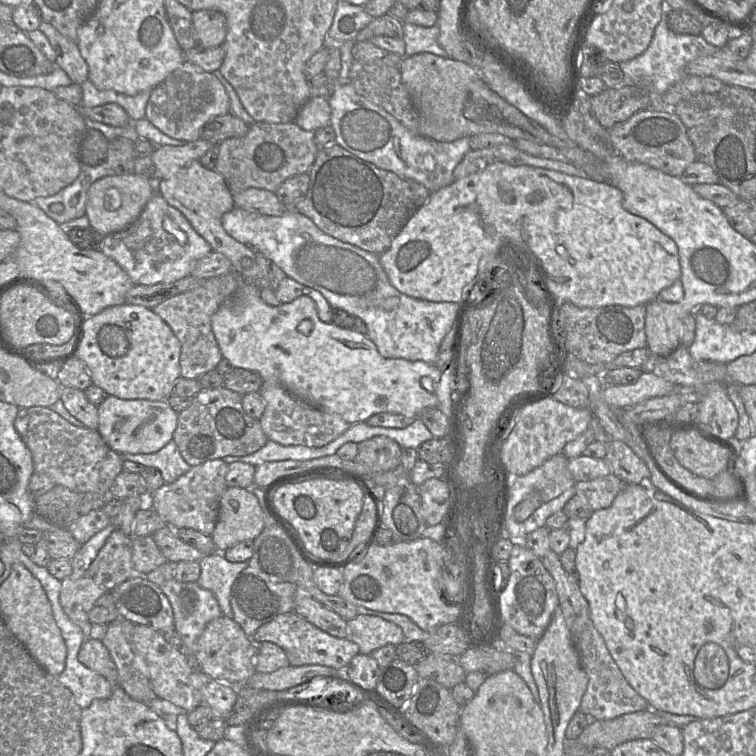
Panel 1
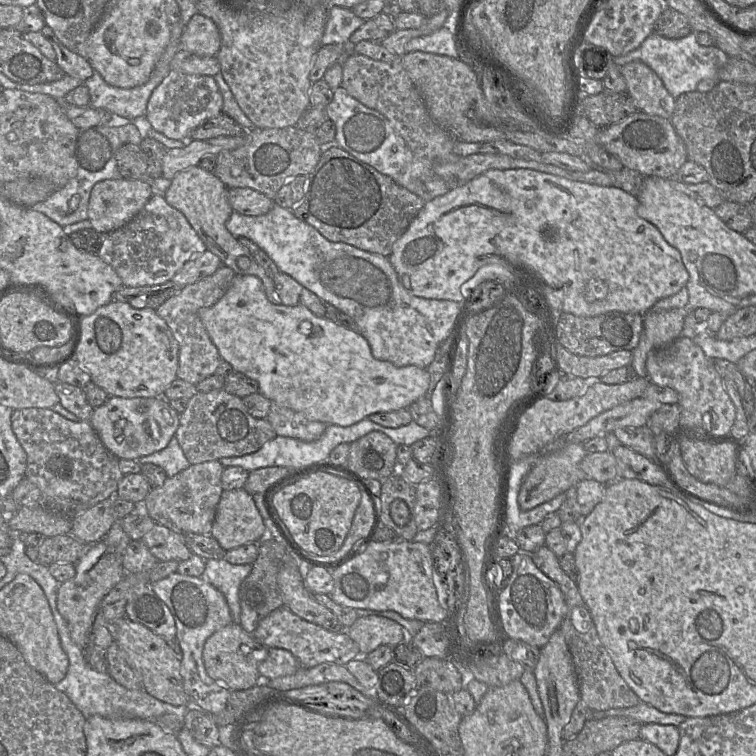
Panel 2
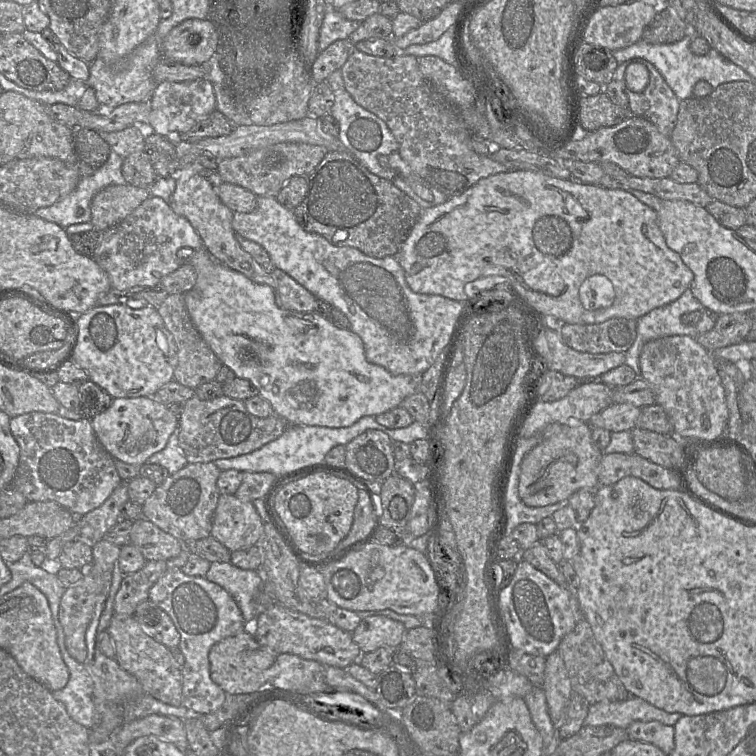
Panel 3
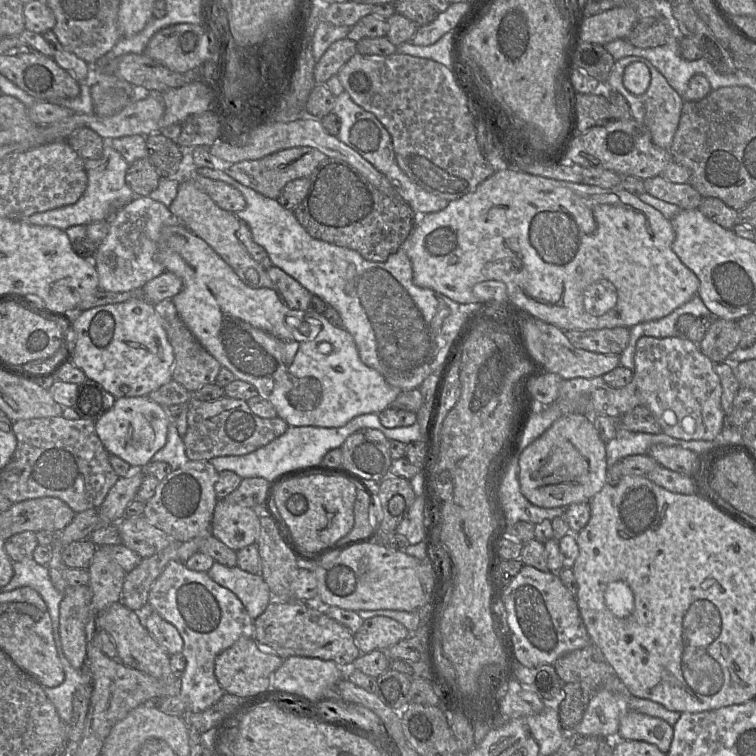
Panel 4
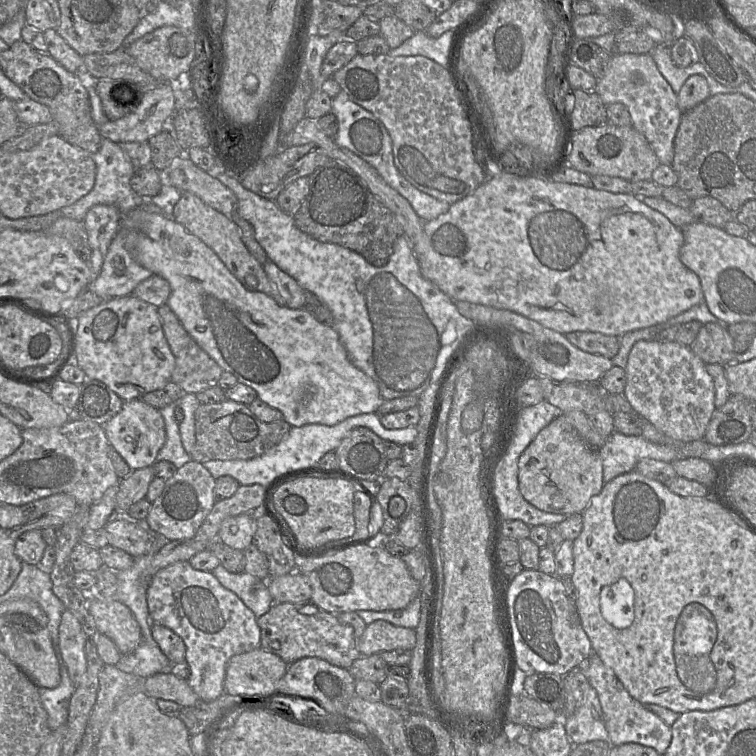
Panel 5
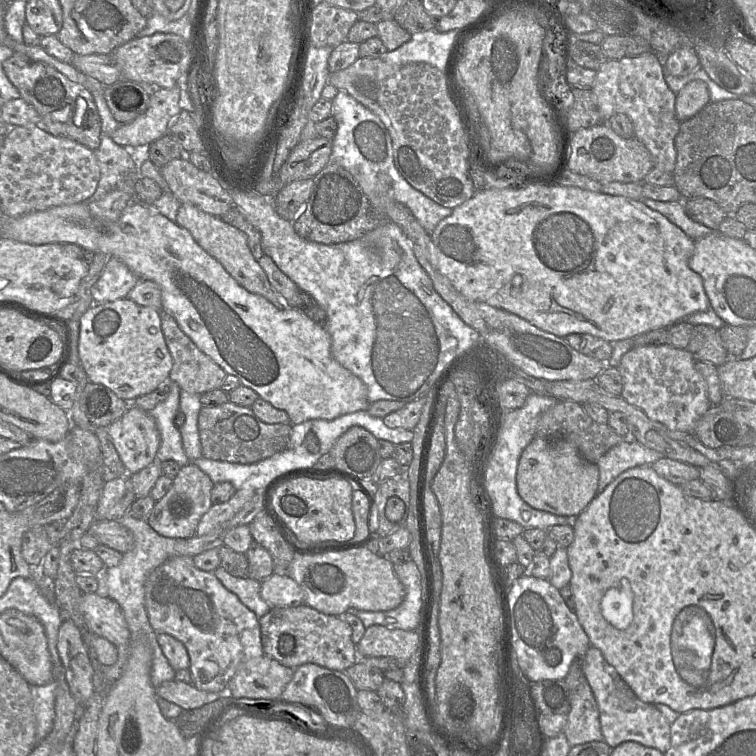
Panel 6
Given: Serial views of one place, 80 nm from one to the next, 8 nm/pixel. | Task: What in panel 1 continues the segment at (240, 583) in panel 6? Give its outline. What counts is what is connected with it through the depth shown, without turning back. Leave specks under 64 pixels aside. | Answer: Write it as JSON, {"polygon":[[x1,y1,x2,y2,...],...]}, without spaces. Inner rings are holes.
{"polygon":[[221,552,204,555,200,560,201,573,197,584,213,593,222,615,232,618,230,605,232,585,248,562,229,562]]}

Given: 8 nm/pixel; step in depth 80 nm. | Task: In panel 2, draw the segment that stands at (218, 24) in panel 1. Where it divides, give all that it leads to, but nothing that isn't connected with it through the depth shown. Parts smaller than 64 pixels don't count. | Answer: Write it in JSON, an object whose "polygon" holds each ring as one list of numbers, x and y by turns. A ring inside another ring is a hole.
{"polygon":[[200,13,191,17,180,37,180,50,198,56,215,57,220,45,221,36,217,25]]}

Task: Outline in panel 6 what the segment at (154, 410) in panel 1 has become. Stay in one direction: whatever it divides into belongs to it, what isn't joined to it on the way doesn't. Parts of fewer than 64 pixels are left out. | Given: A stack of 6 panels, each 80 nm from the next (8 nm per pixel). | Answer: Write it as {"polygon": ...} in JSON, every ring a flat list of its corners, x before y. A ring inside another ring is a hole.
{"polygon":[[129,404,125,414,107,430,126,474,134,474,156,460,160,433,149,412]]}

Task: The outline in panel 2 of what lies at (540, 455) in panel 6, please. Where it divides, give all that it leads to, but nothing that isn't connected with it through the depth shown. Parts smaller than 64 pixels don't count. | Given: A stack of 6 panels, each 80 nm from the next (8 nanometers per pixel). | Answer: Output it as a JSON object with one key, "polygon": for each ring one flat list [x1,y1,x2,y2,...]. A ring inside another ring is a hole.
{"polygon":[[569,440,562,449,550,452,536,462,525,478,518,495,521,510,528,511,550,501,559,494,565,493,577,482,586,479,585,473,580,468,581,461,588,454,583,444]]}

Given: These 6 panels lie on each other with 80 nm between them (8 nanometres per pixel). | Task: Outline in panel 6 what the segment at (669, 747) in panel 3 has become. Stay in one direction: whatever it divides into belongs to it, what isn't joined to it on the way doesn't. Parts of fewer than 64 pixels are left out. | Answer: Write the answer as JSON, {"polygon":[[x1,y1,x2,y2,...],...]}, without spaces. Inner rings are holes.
{"polygon":[[590,646,586,651,583,657,583,673,598,704,604,741,611,748,626,741,634,741,647,747,656,748,663,754,669,749,671,724,653,704,641,701,634,694,596,647]]}

